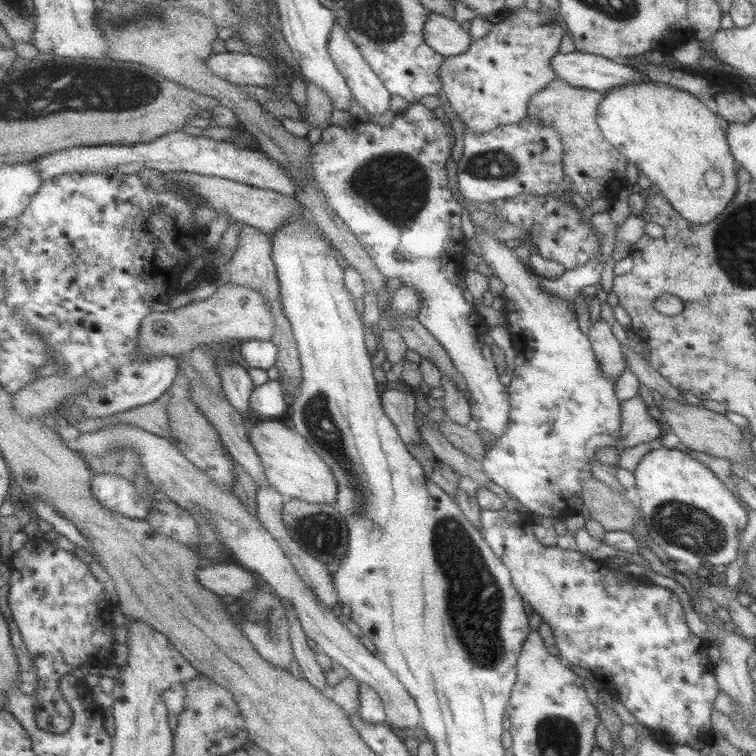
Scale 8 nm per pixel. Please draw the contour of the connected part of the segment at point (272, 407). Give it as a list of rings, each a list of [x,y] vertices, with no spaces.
[[[277,378],[259,386],[251,395],[250,403],[253,411],[257,412],[262,419],[273,419],[281,416],[288,410],[285,394],[287,390],[283,382]]]

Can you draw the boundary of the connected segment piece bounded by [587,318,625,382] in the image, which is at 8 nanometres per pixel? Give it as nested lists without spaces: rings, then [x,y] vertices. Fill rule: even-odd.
[[[599,318],[591,324],[587,335],[601,374],[604,378],[616,382],[625,367],[624,358],[620,344],[609,328],[609,325]]]

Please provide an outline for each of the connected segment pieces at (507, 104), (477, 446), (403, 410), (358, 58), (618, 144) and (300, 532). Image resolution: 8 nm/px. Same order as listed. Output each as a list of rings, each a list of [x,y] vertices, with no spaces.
[[[525,6],[501,15],[497,24],[492,24],[489,33],[477,40],[462,53],[444,57],[438,68],[442,80],[441,95],[449,101],[449,106],[469,130],[489,132],[500,124],[513,124],[526,118],[526,105],[531,96],[549,82],[557,79],[550,67],[550,58],[557,53],[559,40],[564,35],[555,21],[545,24],[537,12],[530,12]]]
[[[446,418],[436,424],[437,431],[443,435],[443,438],[463,454],[471,456],[476,461],[481,461],[485,456],[488,448],[483,445],[481,437],[471,425],[460,426]]]
[[[390,389],[382,393],[382,405],[387,416],[390,416],[393,420],[405,444],[407,446],[419,444],[421,442],[421,436],[415,423],[415,392],[409,394],[409,392],[403,392],[400,389]]]
[[[335,24],[330,36],[329,48],[337,68],[343,73],[349,87],[351,87],[356,102],[363,106],[369,112],[369,115],[386,113],[391,108],[392,93],[386,88],[379,73],[374,71],[370,62],[363,56],[362,50],[354,41],[354,38],[341,24]]]
[[[649,81],[637,82],[637,84],[625,84],[625,86],[615,86],[611,90],[604,92],[603,100],[597,104],[595,122],[603,135],[603,138],[612,144],[627,160],[634,164],[641,172],[663,193],[663,196],[669,201],[669,204],[691,224],[707,224],[712,221],[724,208],[727,203],[732,200],[736,188],[736,174],[734,166],[737,164],[733,155],[730,153],[728,144],[725,140],[723,128],[719,125],[719,120],[713,112],[710,112],[705,105],[701,104],[695,96],[691,96],[685,90],[679,90],[667,84]]]
[[[295,498],[284,506],[283,522],[298,545],[329,566],[337,559],[341,564],[349,550],[350,528],[335,504],[311,504]]]

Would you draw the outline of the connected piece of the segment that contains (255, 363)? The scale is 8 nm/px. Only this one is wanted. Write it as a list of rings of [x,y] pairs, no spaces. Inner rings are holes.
[[[253,339],[238,344],[241,361],[248,367],[269,370],[276,366],[279,358],[279,347],[270,340]]]

